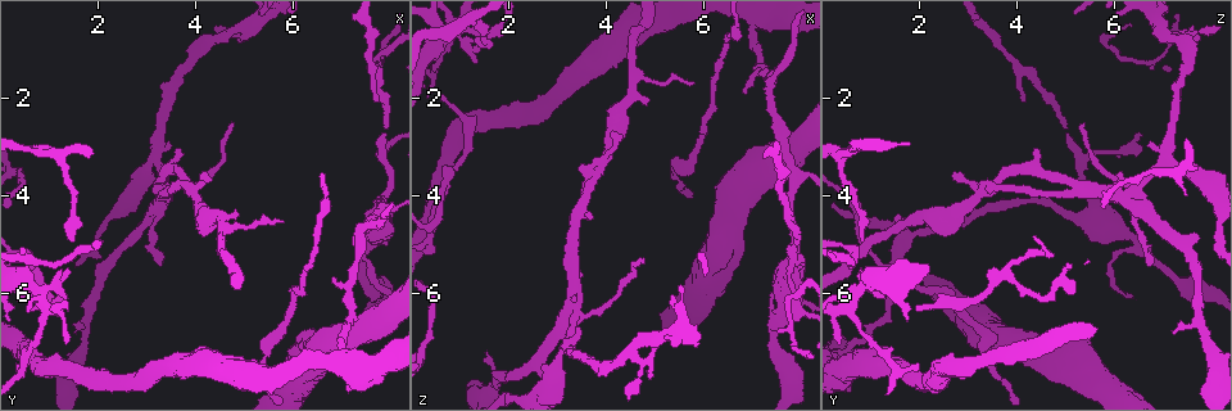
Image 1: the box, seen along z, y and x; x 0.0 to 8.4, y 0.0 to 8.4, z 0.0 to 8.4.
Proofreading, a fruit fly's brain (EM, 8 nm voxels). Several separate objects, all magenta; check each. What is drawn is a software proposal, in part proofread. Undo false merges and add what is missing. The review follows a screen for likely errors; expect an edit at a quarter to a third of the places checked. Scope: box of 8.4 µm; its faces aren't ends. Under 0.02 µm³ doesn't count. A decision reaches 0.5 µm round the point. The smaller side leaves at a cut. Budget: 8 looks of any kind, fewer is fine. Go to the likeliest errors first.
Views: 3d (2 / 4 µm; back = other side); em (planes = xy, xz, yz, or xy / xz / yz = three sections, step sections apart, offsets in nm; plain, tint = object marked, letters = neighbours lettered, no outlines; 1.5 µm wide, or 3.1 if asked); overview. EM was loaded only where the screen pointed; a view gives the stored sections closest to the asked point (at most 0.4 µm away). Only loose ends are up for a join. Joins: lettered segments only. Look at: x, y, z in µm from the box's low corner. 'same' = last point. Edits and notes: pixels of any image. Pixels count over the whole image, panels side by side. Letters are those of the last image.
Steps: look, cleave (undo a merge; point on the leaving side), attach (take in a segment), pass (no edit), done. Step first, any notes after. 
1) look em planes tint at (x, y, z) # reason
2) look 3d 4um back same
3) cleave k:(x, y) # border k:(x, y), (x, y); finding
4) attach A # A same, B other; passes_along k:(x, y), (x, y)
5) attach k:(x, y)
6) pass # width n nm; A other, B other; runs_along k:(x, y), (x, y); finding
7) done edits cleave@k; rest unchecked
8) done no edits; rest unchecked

look em yz step 8 letters at (1.40, 6.10, 1.30) # free end

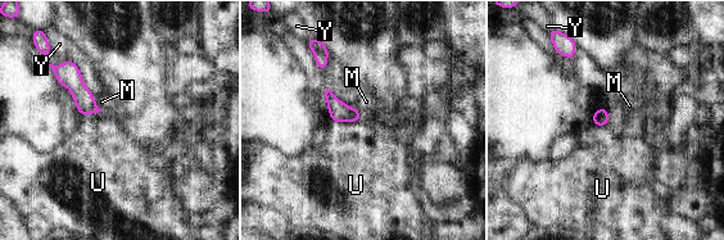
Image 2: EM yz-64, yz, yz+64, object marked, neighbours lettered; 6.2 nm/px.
pass # width 100 nm; M other, U other, Y other; border 2:(360, 118), (352, 122), (330, 121); no lettered segment goes on from it

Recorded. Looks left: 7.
look em xz step 4 tint at (3.35, 4.15, 6.30) # calibre changes

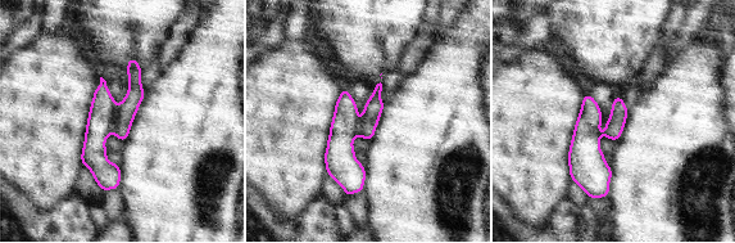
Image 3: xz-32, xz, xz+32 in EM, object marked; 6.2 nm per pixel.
look em planes letters same # another direction

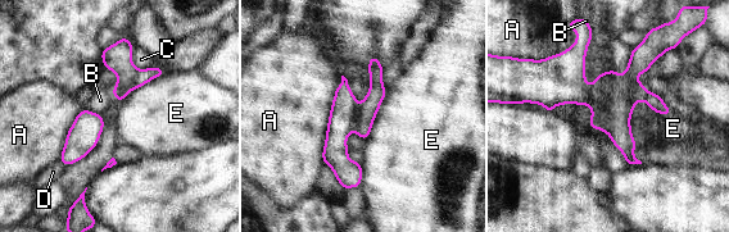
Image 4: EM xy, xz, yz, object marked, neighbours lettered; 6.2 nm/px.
cleave 4:(117, 58) # A other, B other, C other, D other, E other; border 4:(137, 69), (131, 90); a second neuron is stuck on

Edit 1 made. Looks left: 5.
look overview # redraw

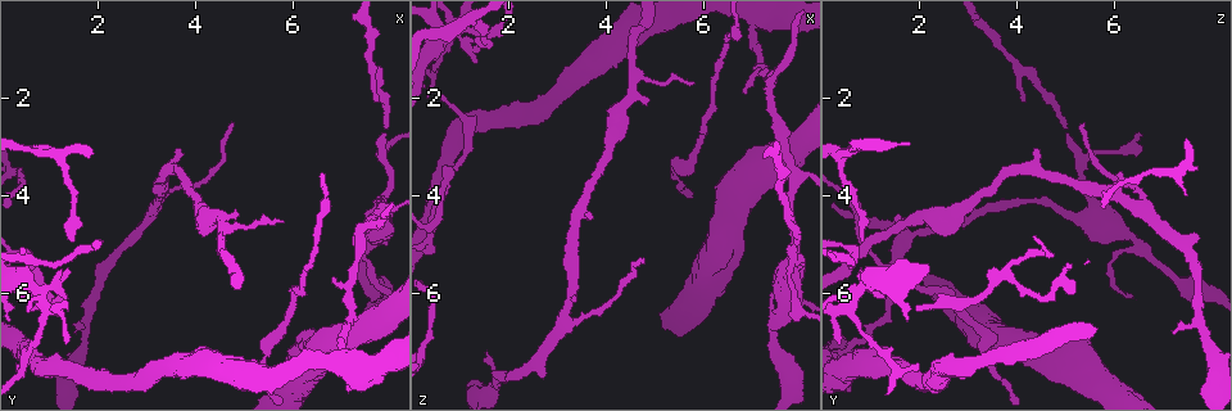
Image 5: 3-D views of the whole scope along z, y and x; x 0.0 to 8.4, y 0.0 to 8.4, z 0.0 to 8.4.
look 3d 2um at (5.80, 4.55, 1.65) # tapers out

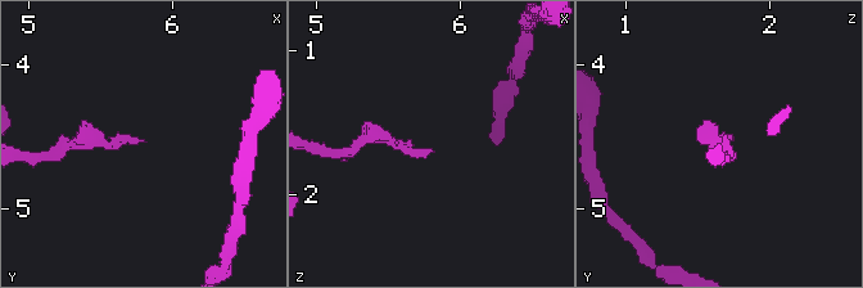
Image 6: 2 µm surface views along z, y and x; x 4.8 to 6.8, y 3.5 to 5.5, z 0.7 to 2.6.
look em planes letters at (5.78, 4.54, 1.70)

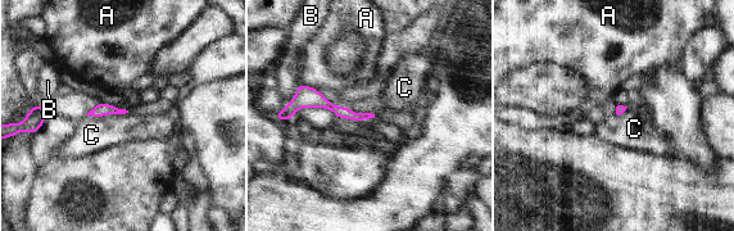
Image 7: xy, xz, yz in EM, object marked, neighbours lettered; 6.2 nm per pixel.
pass # longest_contact C 280 nm; A other, B other, C other; border 7:(128, 111), (96, 117), (86, 116); none of them fits

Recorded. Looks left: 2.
done edits cleave@4; rest unchecked

